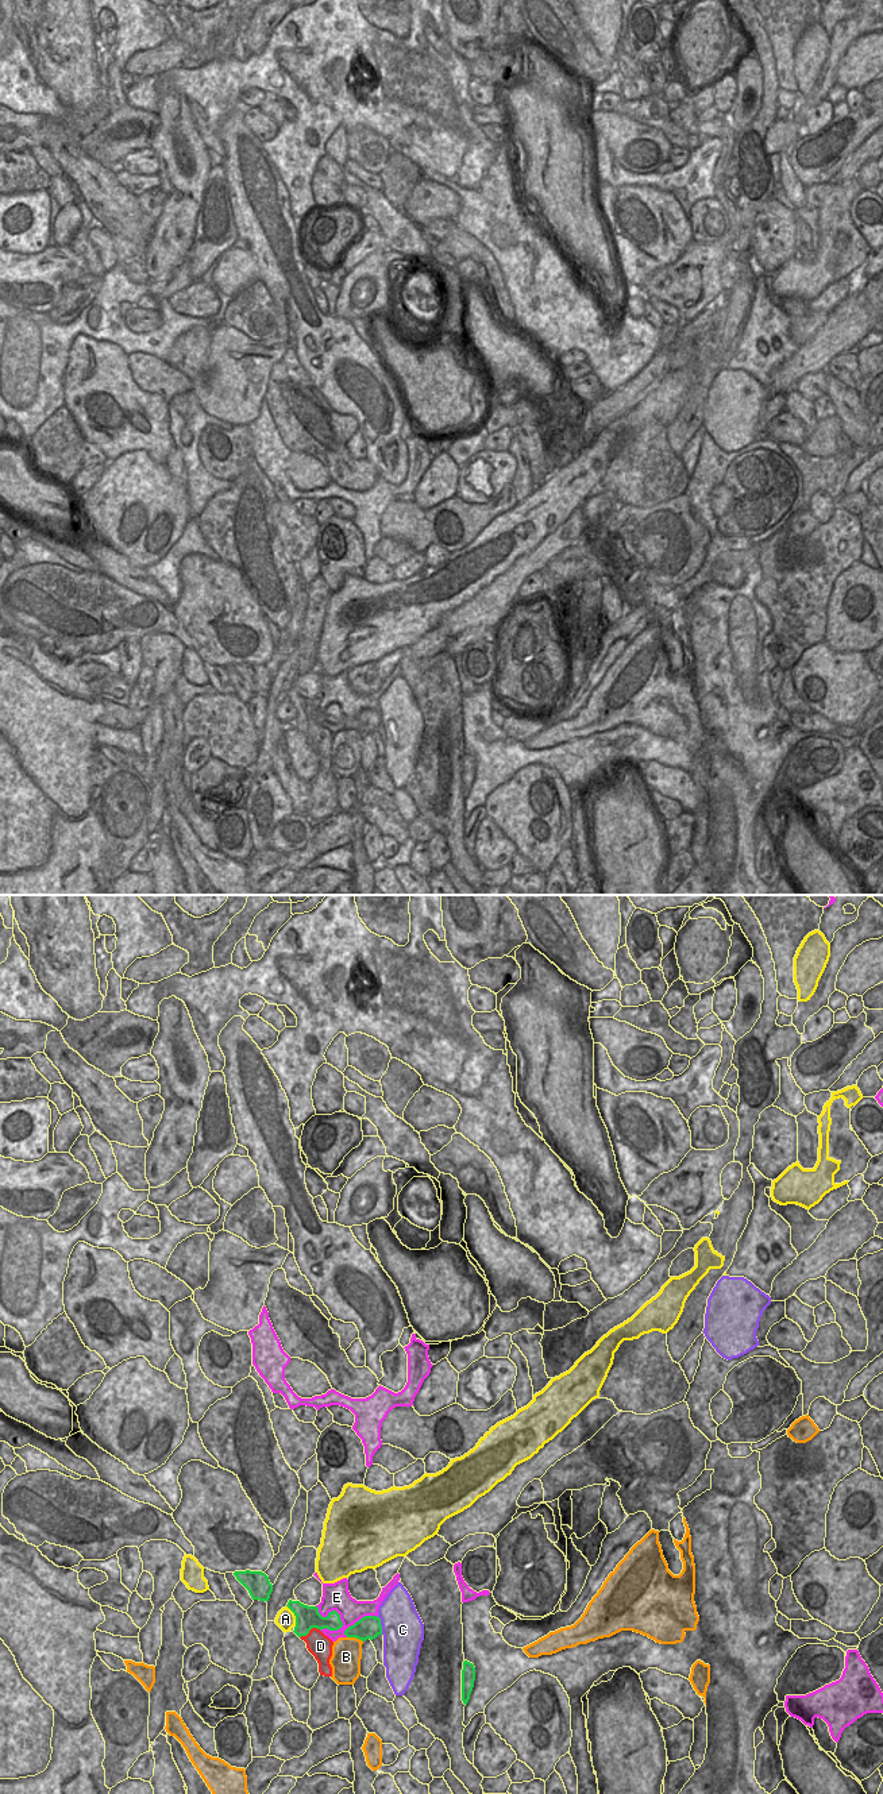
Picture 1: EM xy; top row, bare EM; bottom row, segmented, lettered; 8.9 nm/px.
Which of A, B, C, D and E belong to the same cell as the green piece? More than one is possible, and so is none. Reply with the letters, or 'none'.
none

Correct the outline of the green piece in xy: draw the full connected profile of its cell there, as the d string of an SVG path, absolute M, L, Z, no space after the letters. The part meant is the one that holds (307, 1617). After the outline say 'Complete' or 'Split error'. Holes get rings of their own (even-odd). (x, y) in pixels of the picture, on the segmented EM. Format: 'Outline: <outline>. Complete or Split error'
Outline: M289 1600L286 1605L296 1616L296 1627L294 1633L301 1637L306 1636L312 1628L317 1629L329 1629L329 1631L338 1631L343 1627L343 1623L340 1620L340 1614L336 1610L332 1610L328 1613L327 1617L323 1617L319 1613L317 1606L308 1606L301 1604L300 1601L292 1601Z. Complete

